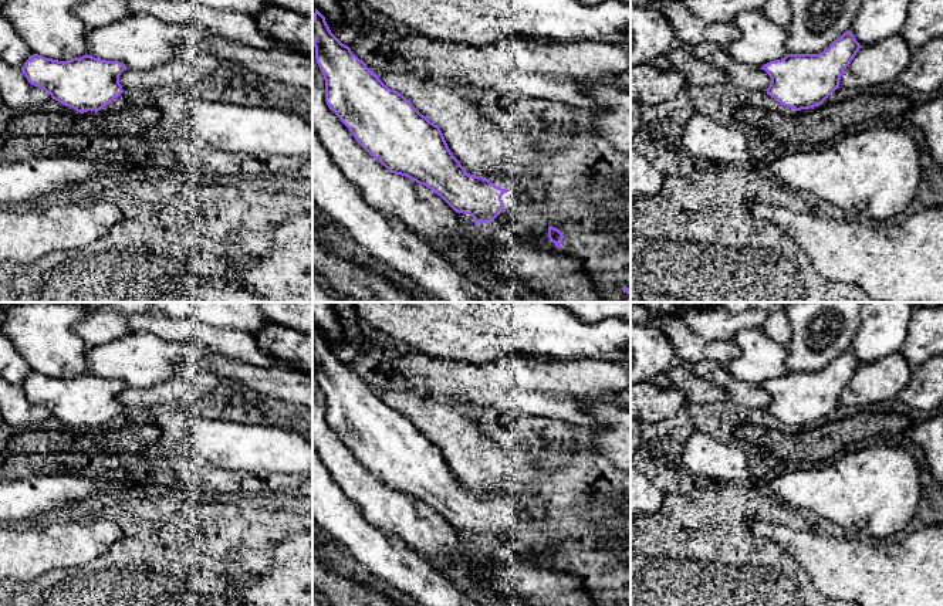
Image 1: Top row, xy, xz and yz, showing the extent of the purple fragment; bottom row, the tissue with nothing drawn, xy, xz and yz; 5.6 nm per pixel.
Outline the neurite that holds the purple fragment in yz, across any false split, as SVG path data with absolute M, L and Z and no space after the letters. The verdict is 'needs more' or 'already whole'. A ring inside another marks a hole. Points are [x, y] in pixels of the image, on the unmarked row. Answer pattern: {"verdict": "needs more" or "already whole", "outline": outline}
{"verdict": "already whole", "outline": "M851 349L838 355L828 366L819 372L787 372L781 378L770 379L761 385L770 396L767 413L784 424L795 429L810 427L821 423L835 407L839 406L839 397L855 376L862 363Z"}

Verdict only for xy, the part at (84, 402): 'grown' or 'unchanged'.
unchanged

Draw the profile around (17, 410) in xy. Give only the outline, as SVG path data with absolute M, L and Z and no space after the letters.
M0 376L0 412L7 424L17 429L34 427L51 417L44 407L31 403L21 386L13 385Z

